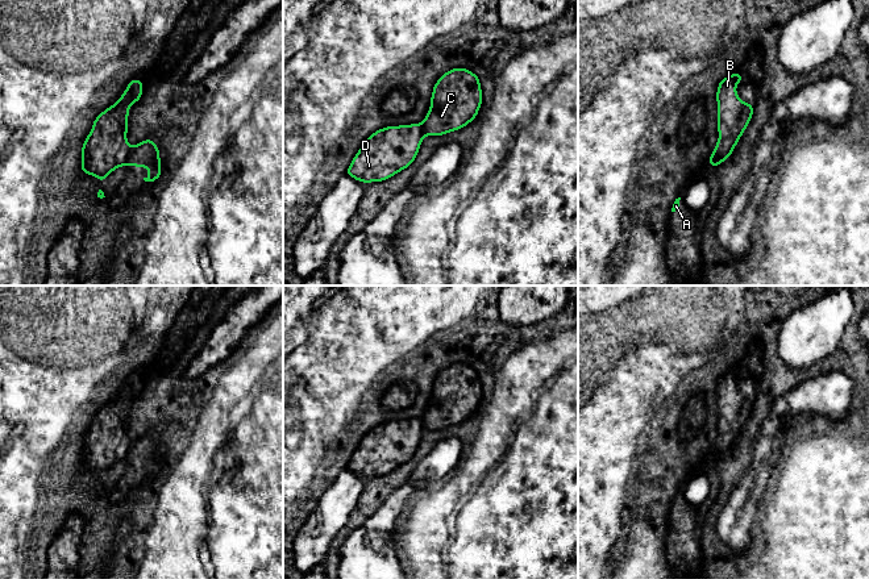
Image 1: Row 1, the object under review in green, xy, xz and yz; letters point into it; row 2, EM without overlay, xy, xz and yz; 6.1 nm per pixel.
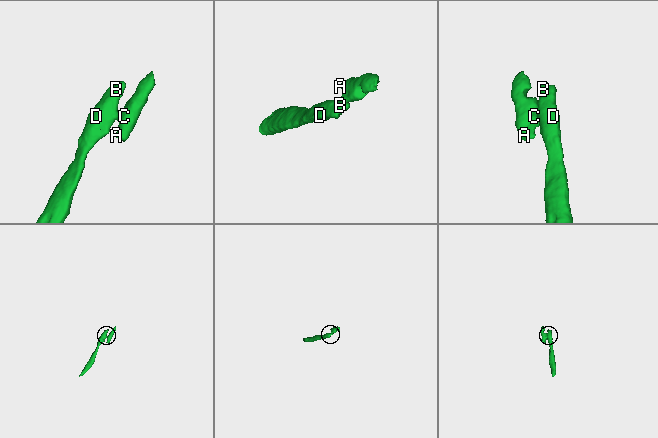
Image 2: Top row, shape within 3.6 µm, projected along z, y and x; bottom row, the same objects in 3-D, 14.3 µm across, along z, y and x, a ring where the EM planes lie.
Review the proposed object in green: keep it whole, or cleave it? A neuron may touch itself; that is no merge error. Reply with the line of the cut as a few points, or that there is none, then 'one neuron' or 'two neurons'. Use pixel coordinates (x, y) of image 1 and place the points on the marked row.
xy (132, 148), (124, 163) | two neurons

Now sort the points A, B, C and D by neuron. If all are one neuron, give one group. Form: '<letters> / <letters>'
A C / B D

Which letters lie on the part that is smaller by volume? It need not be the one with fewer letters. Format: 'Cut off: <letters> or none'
Cut off: A, C

